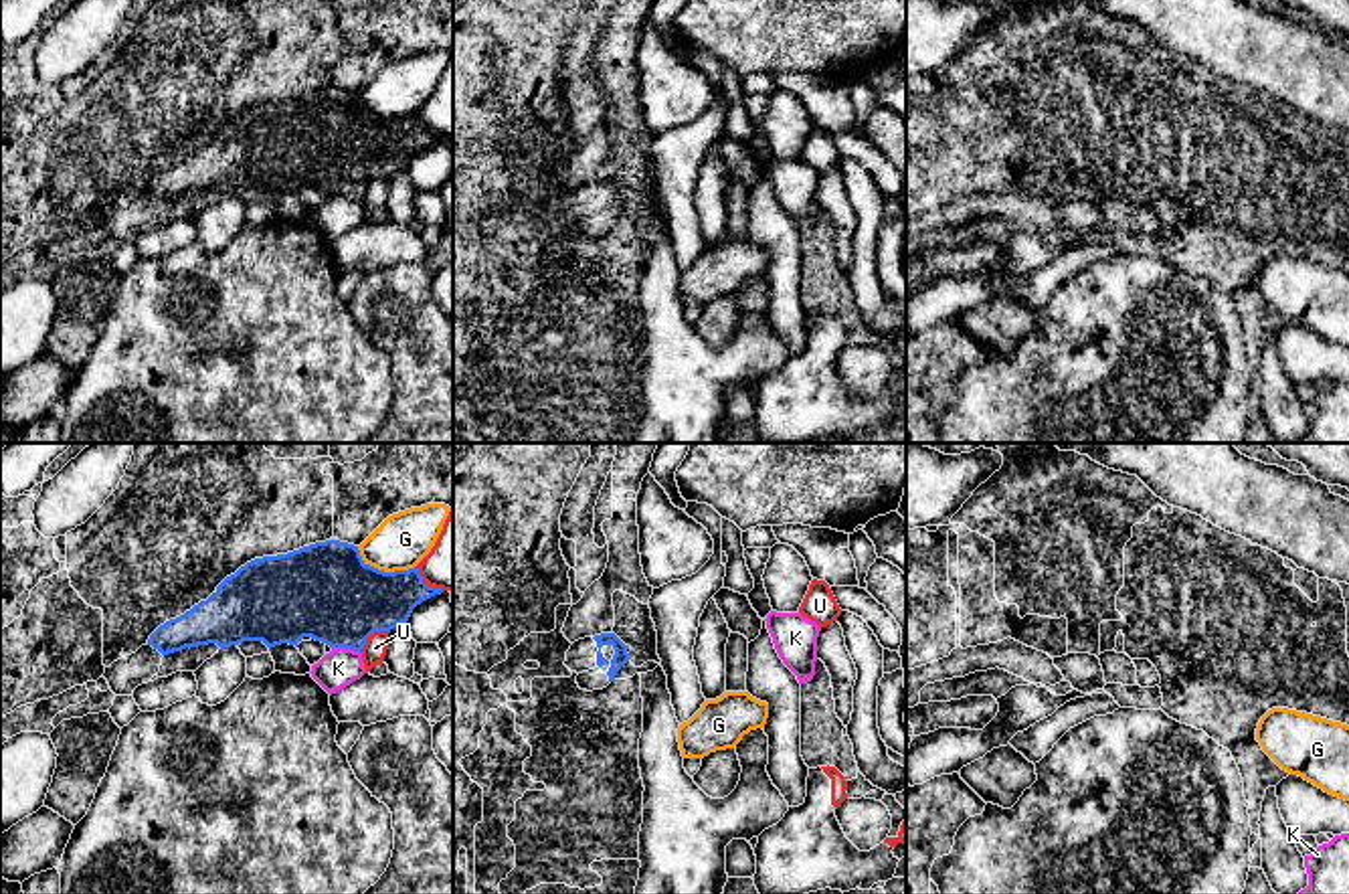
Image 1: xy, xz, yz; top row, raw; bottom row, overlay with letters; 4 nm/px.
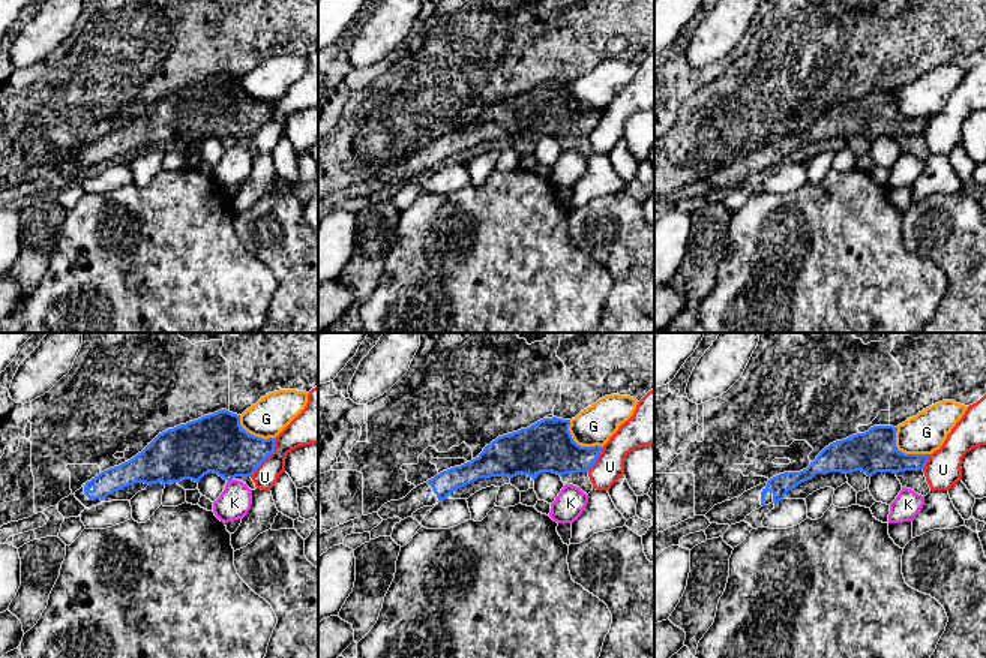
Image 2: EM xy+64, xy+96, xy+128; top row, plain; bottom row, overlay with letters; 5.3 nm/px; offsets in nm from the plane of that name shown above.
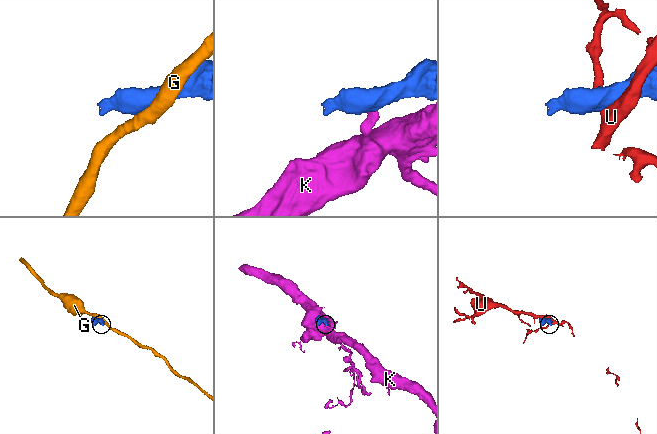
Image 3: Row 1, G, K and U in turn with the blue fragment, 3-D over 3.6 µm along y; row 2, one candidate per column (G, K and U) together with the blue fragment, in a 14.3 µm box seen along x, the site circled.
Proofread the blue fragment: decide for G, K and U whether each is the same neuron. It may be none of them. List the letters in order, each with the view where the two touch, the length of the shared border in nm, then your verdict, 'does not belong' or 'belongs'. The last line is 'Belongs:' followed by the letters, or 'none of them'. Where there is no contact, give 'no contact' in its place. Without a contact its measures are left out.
G: xy | 260 nm | does not belong
K: xy | 110 nm | does not belong
U: xy | 150 nm | does not belong
Belongs: none of them

